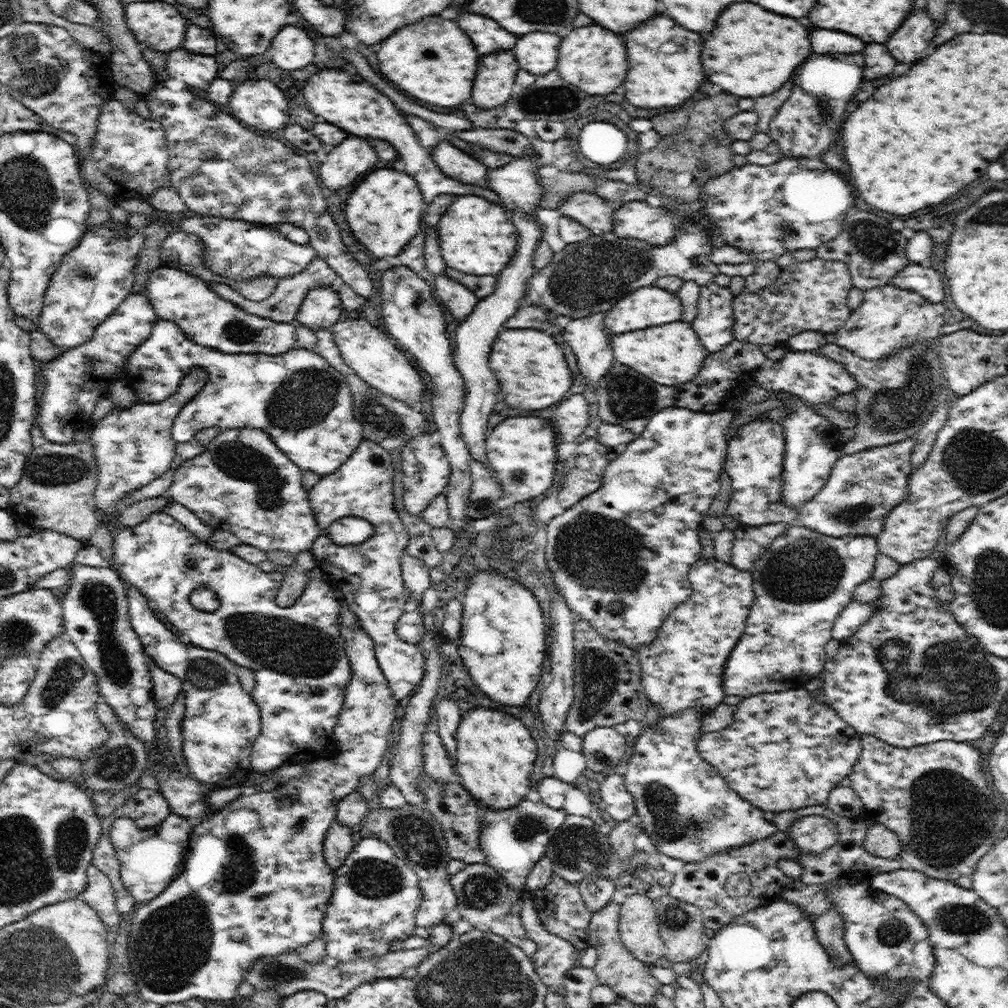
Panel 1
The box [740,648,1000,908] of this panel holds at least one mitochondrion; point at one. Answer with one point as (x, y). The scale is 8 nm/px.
(944, 844)

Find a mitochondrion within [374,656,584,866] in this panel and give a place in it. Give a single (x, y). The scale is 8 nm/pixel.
(526, 827)

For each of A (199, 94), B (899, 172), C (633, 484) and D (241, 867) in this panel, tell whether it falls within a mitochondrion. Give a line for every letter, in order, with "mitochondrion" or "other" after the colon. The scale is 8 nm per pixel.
A: other
B: other
C: other
D: mitochondrion

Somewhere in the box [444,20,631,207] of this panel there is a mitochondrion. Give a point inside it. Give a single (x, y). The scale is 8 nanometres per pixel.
(544, 100)

